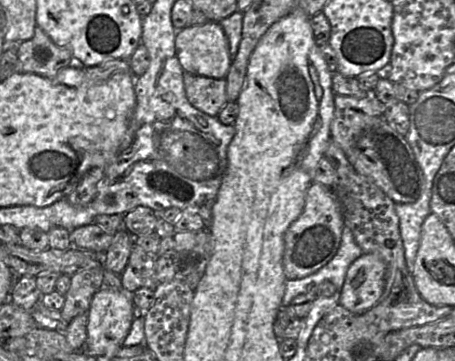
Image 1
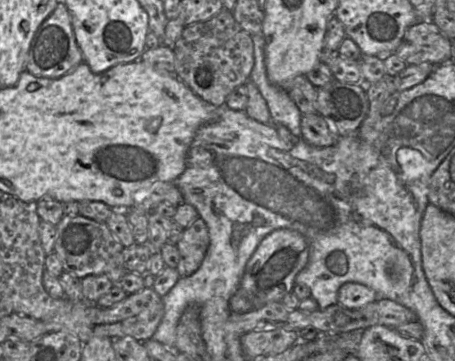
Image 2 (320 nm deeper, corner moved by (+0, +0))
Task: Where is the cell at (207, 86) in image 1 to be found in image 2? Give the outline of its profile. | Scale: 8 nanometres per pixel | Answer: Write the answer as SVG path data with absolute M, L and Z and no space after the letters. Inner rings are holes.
M225 9L212 18L185 26L175 42L175 73L197 96L216 107L226 103L228 95L250 80L254 66L252 36L236 21L233 10Z

